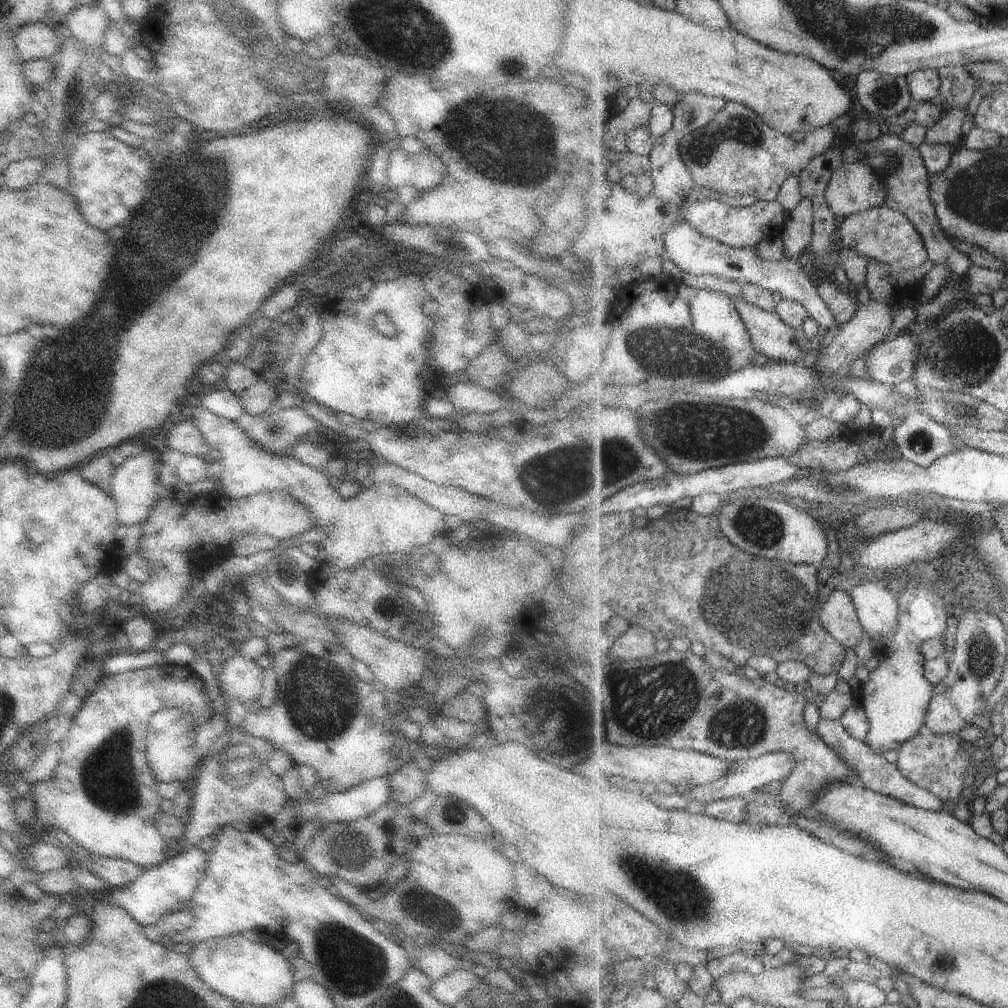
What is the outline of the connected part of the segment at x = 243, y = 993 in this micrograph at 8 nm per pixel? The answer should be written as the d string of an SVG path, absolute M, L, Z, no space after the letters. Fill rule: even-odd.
M242 934L214 937L192 943L192 952L187 955L194 970L210 988L229 999L248 1006L270 1006L284 998L294 998L294 964L272 944L252 941Z

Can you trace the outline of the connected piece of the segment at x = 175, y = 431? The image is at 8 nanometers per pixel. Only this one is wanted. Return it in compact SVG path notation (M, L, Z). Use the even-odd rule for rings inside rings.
M181 421L171 424L172 428L168 432L168 444L170 448L179 450L184 454L199 456L210 459L212 448L204 440L202 432L192 421Z

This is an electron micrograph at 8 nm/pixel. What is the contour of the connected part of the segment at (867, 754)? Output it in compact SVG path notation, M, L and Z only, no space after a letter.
M822 719L818 725L818 733L826 740L826 744L832 746L832 748L838 752L838 756L856 772L854 776L850 776L850 782L852 784L857 784L864 788L870 788L870 790L904 800L906 804L912 804L912 806L918 806L918 808L936 810L936 812L950 809L950 806L939 796L912 782L912 780L900 770L898 763L894 764L890 762L890 760L884 758L882 753L874 750L866 741L852 736L852 734L846 730L844 724L842 724L842 719Z

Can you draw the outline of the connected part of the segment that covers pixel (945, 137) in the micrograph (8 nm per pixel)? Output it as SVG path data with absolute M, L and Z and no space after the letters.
M950 110L946 112L938 124L929 128L926 143L948 143L961 146L965 138L964 122L968 118L967 110Z

